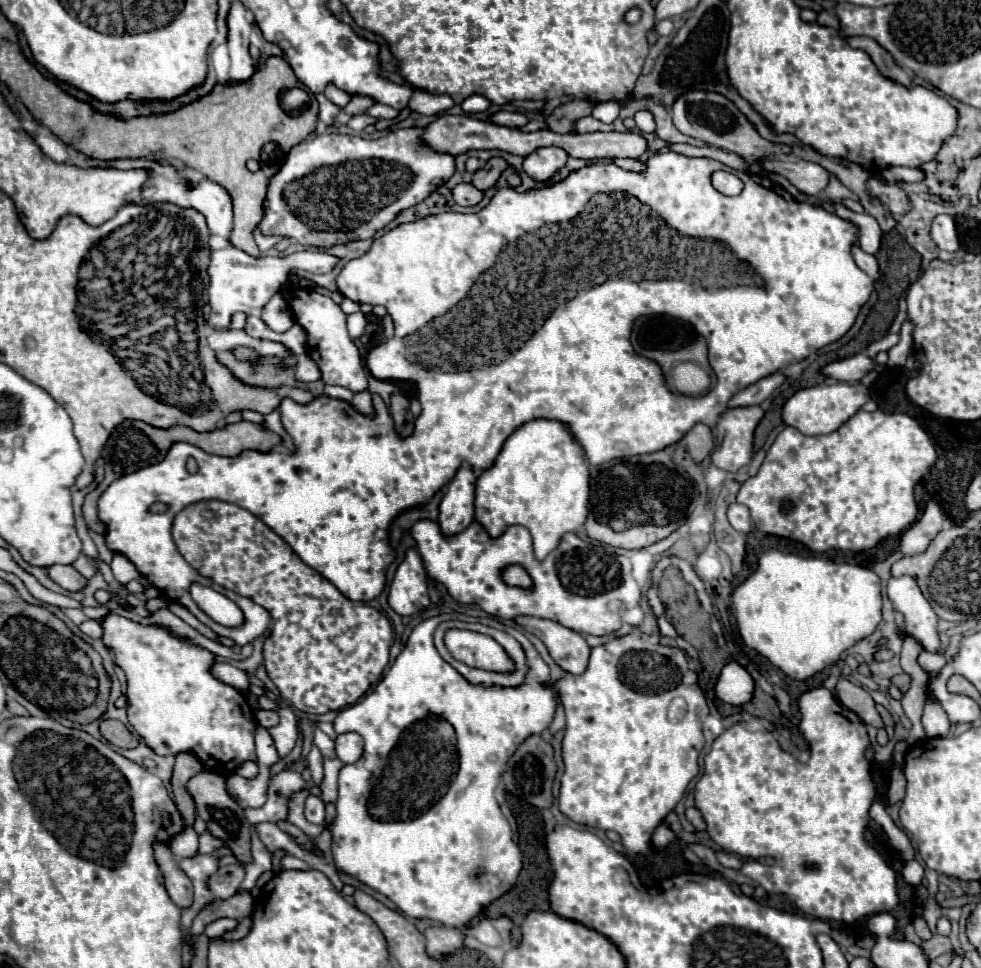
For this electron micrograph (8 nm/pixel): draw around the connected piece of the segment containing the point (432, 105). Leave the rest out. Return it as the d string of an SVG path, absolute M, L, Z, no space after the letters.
M415 90L411 100L409 100L409 108L419 112L419 114L441 114L445 110L449 110L453 106L453 100L447 94L429 94L425 90Z

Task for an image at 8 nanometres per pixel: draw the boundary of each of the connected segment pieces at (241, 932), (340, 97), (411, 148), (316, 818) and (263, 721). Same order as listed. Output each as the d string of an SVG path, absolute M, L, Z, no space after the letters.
M243 918L243 920L239 922L239 926L237 926L233 932L225 932L225 934L223 934L223 940L225 940L225 942L241 940L243 936L249 934L249 930L251 930L251 918Z
M329 84L327 88L325 88L325 92L323 92L333 104L337 104L337 106L345 106L349 100L351 100L351 94L347 94L347 92L341 92L339 88L335 88L333 84Z
M419 126L393 130L377 140L347 134L311 136L289 152L281 170L271 178L259 228L265 234L291 236L305 246L319 248L371 238L401 210L431 196L453 174L455 156L431 152L423 144Z
M309 794L307 802L305 802L305 818L313 824L323 824L325 820L325 804L319 796Z
M257 710L255 712L256 718L263 727L271 728L279 723L279 715L276 711L273 710Z

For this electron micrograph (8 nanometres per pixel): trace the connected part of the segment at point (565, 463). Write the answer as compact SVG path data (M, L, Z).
M539 418L539 420L531 420L531 422L523 424L519 430L515 430L515 432L507 438L507 442L505 442L503 450L499 452L499 456L497 456L493 468L481 472L481 476L477 478L477 490L475 490L475 522L479 522L491 538L499 538L509 526L517 526L517 524L519 524L519 526L525 526L525 528L531 532L531 536L533 536L533 552L535 552L535 558L537 558L537 560L545 560L547 554L553 552L553 550L559 546L559 540L561 540L567 532L575 532L577 528L581 528L581 526L585 524L585 518L587 518L587 504L589 504L589 466L585 464L581 446L573 440L573 436L569 434L569 430L567 430L565 424L555 422L555 420L543 420L543 418Z

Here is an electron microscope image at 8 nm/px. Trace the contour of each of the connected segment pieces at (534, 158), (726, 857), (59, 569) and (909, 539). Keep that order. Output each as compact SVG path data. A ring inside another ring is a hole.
M537 148L535 152L531 152L531 156L525 158L523 162L523 170L535 178L535 180L547 180L551 178L557 170L561 170L567 164L567 152L563 152L563 148Z
M717 852L717 860L727 866L727 868L733 868L733 870L739 870L743 866L743 860L735 854L729 854L729 852Z
M53 564L47 568L47 576L57 582L61 588L69 590L69 592L75 592L75 590L81 590L87 580L73 568L73 566L61 566L61 564Z
M931 500L927 502L923 516L911 524L909 530L903 532L901 536L901 552L903 554L919 554L927 550L927 544L931 544L931 540L945 528L945 512L943 508Z

